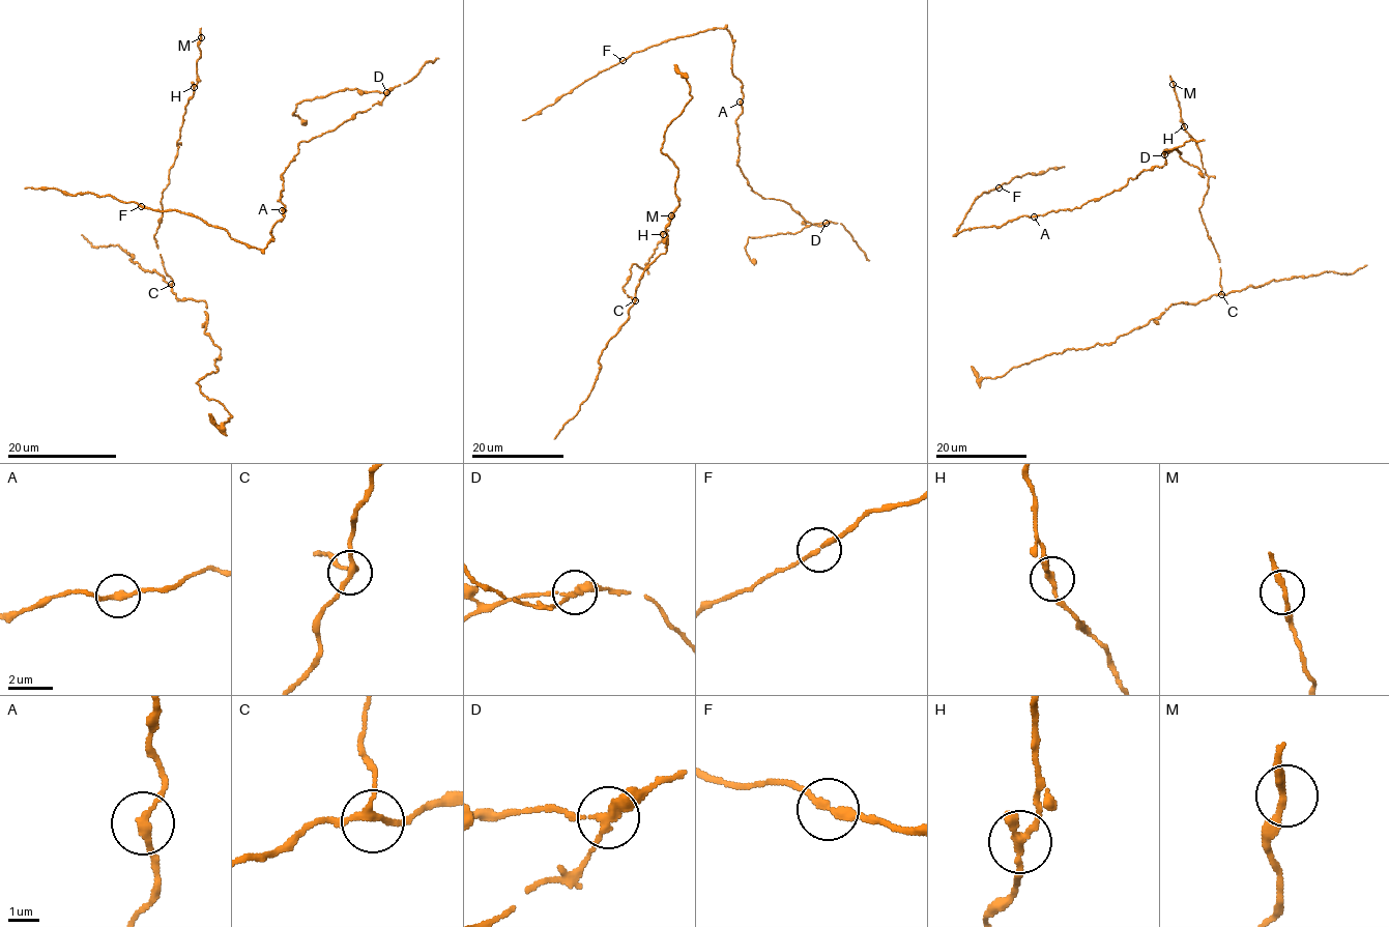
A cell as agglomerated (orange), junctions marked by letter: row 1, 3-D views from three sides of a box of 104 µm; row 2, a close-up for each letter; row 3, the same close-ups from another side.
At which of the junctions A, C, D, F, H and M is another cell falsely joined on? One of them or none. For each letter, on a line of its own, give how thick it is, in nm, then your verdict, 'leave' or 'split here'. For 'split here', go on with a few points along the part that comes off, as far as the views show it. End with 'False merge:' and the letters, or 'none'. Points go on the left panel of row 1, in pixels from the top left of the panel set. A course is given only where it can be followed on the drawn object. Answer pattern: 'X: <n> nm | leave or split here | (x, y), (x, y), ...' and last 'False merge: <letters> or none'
A: 240 nm | leave
C: 200 nm | leave
D: 240 nm | split here | (386, 92), (342, 89), (302, 99), (293, 115), (305, 125)
F: 240 nm | leave
H: 200 nm | leave
M: 240 nm | leave
False merge: D

